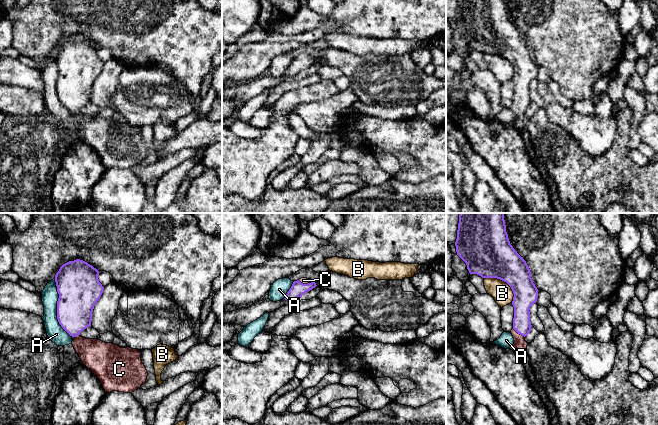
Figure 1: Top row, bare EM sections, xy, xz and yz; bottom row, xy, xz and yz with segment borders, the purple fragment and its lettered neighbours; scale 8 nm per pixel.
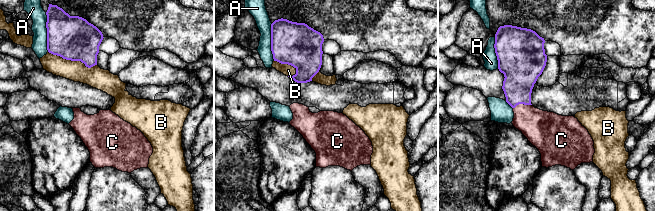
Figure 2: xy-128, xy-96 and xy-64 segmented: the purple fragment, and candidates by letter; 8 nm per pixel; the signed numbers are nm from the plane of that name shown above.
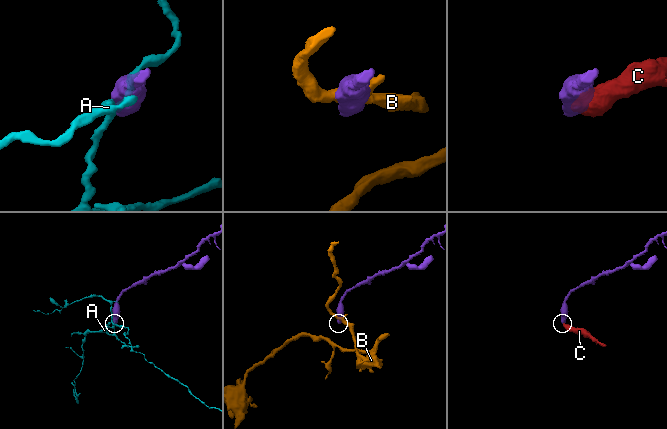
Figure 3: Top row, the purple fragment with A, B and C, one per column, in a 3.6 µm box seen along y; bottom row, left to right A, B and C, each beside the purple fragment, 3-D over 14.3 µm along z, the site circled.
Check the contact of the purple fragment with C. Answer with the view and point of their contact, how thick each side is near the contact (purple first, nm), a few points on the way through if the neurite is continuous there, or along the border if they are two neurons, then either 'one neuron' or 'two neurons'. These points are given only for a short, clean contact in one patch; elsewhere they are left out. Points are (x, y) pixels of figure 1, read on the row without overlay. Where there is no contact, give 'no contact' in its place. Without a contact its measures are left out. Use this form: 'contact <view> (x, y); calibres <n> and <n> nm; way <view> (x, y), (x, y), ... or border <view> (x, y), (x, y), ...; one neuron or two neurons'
contact yz (519, 109); calibres 150 and 110 nm; way yz (522, 78), (521, 104), (519, 109), (520, 121); one neuron

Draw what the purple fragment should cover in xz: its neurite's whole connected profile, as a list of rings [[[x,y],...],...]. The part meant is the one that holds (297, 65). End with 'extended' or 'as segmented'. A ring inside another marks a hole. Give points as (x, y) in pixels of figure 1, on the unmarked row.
[[[301,54],[293,58],[284,75],[292,77],[297,74],[301,74],[303,70],[312,66],[316,62],[316,59],[313,58],[311,55]]]; extended

